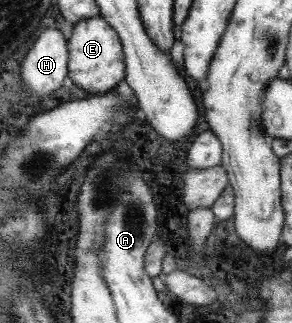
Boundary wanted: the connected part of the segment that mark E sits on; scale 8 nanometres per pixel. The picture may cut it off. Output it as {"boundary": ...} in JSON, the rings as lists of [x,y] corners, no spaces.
{"boundary":[[[100,16],[76,22],[68,39],[67,73],[70,80],[90,95],[108,93],[125,80],[125,53],[121,38],[112,25]]]}

